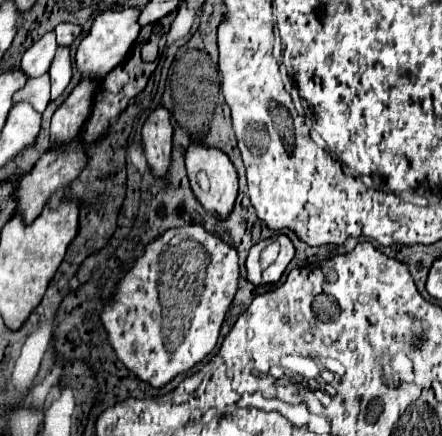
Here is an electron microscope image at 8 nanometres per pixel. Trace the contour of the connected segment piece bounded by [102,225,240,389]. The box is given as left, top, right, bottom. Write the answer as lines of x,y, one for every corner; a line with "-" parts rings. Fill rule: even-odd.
184,225
178,229
168,229
162,237
146,247
144,255
138,257
136,265
118,283
114,299
104,305
102,323
108,331
108,341
114,347
118,359
138,379
150,383
154,389
164,387
176,375
192,369
214,349
224,315
236,295
238,277
238,253
232,245
226,245
204,227
-
184,239
192,239
192,243
196,243
196,247
200,247
200,251
208,255
208,267
204,267
204,283
200,283
200,303
196,303
196,311
192,311
188,335
184,335
184,343
180,343
176,351
168,351
168,347
164,347
164,331
160,331
160,291
156,291
156,275
160,275
160,255
164,255
168,247
176,247
176,243
184,243

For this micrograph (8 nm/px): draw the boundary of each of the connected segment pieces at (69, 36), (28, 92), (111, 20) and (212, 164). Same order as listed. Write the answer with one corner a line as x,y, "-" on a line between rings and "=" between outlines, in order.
60,23
54,31
56,31
58,45
64,45
64,47
68,47
80,35
80,27
78,25
70,25
70,23
=
48,75
36,77
36,79
28,79
26,85
12,97
14,103
26,101
34,107
34,111
42,113
46,109
46,105
50,103
50,87
48,87
=
128,7
122,11
104,11
96,15
88,35
80,41
76,49
76,65
80,73
88,71
88,75
102,77
102,75
108,75
116,65
120,65
140,33
138,17
140,17
140,7
=
194,143
186,151
186,169
188,169
188,179
190,179
190,189
196,195
198,203
216,219
220,221
228,219
238,195
238,175
228,155
224,155
220,149

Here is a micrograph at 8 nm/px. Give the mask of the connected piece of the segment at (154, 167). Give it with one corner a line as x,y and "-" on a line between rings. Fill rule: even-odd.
158,107
142,127
142,143
148,167
154,177
164,179
170,171
172,149
172,121
164,107

